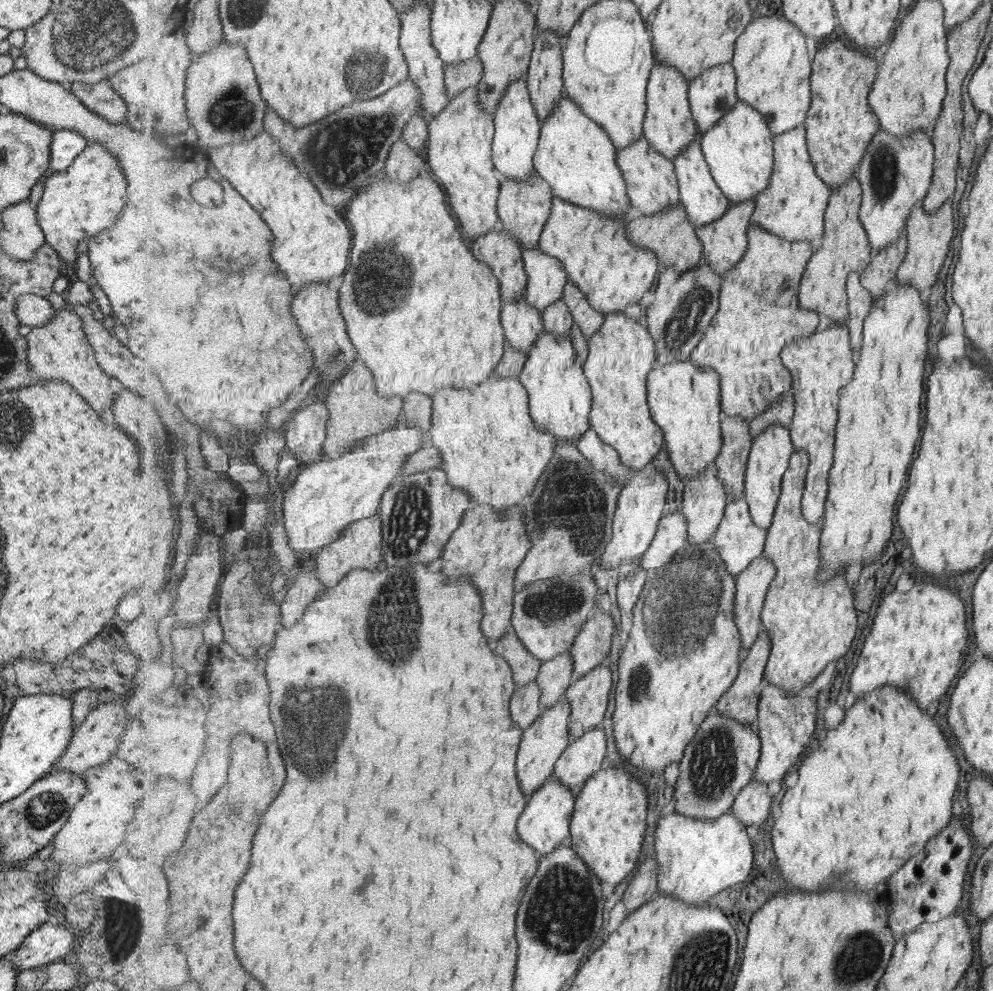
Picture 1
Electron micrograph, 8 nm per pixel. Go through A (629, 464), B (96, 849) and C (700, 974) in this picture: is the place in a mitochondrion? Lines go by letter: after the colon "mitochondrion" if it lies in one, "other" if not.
A: other
B: other
C: mitochondrion

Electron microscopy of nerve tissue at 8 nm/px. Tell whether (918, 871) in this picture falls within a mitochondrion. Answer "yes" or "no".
no

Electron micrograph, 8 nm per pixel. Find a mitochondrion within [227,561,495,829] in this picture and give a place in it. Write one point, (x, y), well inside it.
(314, 715)

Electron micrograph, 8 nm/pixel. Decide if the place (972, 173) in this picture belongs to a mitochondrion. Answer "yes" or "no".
no

